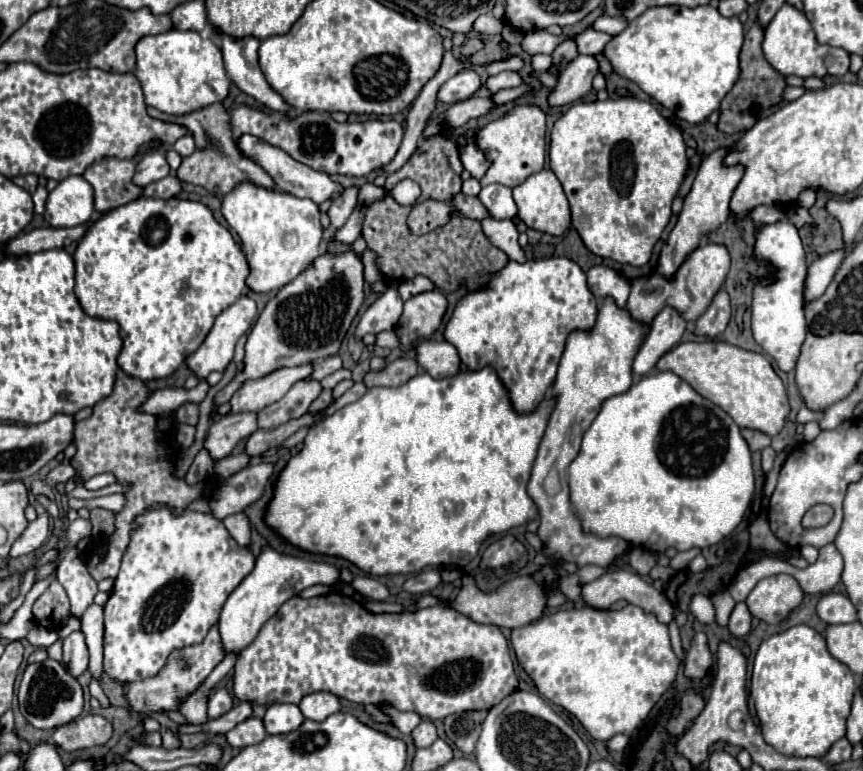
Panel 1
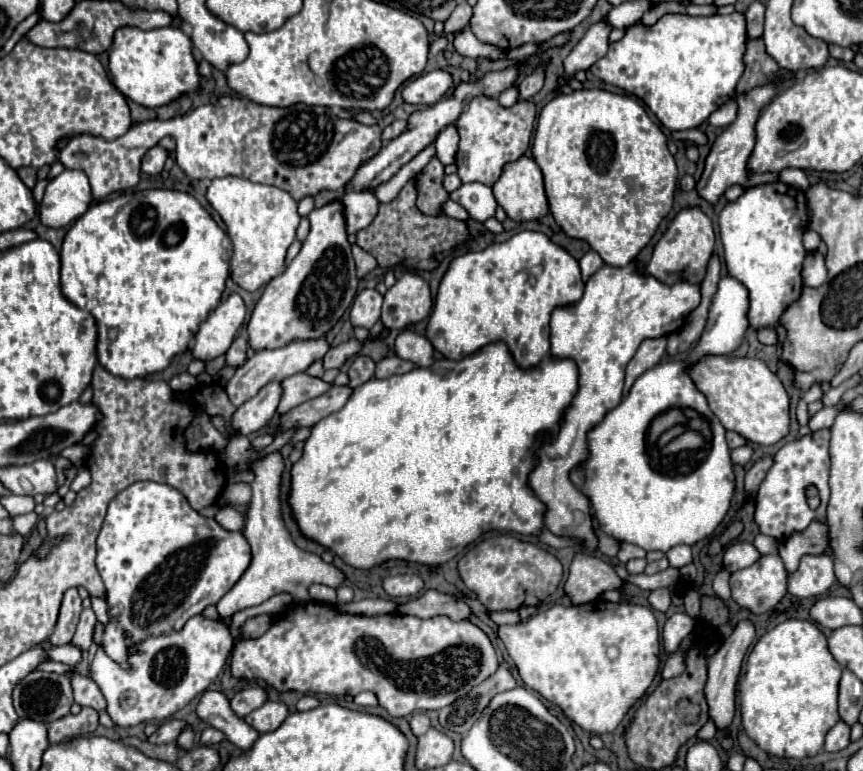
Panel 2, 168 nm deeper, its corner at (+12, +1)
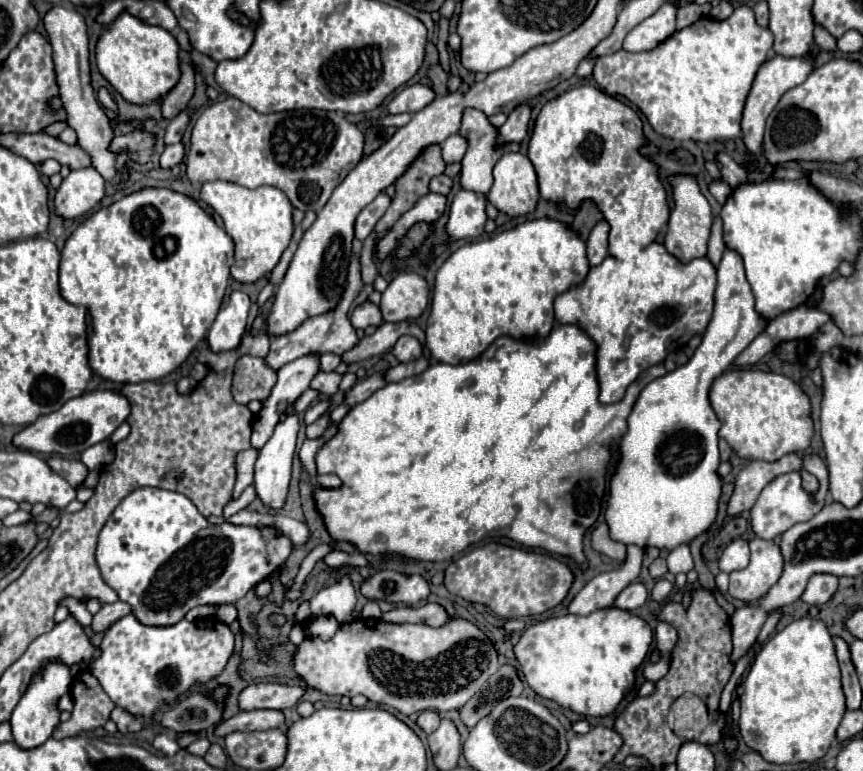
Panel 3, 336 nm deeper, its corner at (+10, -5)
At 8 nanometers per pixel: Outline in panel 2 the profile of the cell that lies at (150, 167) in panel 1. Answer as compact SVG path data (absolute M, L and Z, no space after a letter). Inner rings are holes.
M160 145L152 147L146 153L146 157L142 159L142 171L148 173L148 175L158 175L162 171L162 167L164 167L166 157L168 157L168 151L164 147L160 147Z

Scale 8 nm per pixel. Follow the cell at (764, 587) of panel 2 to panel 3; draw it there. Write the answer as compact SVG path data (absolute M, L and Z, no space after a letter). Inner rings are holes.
M756 537L750 541L750 551L750 565L742 571L730 573L728 593L742 603L756 603L762 599L770 587L778 583L784 571L784 559L772 541Z

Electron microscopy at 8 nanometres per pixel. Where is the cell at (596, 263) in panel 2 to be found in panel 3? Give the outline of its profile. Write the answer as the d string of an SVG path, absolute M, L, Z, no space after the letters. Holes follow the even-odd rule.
M600 221L590 237L588 237L588 247L586 247L586 253L588 253L588 263L590 267L596 267L600 265L606 257L608 257L608 223L606 221Z

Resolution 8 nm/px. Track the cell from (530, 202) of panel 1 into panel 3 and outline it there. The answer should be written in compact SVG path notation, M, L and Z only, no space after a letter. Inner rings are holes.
M506 153L494 167L494 185L488 201L510 217L536 211L540 193L534 165L524 153Z

